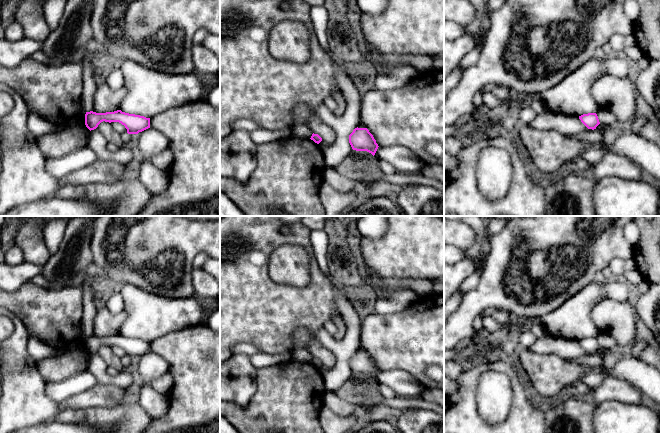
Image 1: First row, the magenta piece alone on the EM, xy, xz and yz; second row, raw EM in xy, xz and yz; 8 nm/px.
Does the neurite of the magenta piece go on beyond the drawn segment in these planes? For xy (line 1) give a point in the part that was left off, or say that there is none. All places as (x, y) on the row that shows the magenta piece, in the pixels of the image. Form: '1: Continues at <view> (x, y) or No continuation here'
1: No continuation here

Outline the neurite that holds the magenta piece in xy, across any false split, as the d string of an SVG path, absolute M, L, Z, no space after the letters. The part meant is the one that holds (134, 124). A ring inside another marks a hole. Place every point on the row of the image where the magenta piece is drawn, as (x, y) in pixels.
M117 110L114 112L96 113L86 112L85 125L91 131L98 127L101 122L119 122L125 126L128 134L138 134L150 128L150 118L144 116L129 114Z

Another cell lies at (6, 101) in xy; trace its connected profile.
M0 91L0 122L3 117L8 115L14 107L12 96L6 92Z

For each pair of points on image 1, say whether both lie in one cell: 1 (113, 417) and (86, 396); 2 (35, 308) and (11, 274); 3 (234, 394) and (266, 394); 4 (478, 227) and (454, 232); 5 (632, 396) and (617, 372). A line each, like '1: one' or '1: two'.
1: two
2: two
3: two
4: two
5: two

